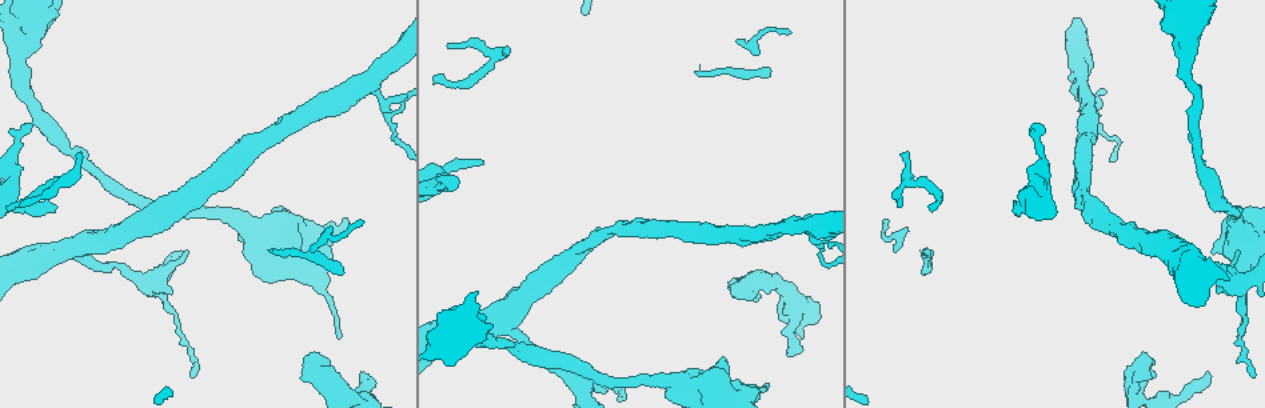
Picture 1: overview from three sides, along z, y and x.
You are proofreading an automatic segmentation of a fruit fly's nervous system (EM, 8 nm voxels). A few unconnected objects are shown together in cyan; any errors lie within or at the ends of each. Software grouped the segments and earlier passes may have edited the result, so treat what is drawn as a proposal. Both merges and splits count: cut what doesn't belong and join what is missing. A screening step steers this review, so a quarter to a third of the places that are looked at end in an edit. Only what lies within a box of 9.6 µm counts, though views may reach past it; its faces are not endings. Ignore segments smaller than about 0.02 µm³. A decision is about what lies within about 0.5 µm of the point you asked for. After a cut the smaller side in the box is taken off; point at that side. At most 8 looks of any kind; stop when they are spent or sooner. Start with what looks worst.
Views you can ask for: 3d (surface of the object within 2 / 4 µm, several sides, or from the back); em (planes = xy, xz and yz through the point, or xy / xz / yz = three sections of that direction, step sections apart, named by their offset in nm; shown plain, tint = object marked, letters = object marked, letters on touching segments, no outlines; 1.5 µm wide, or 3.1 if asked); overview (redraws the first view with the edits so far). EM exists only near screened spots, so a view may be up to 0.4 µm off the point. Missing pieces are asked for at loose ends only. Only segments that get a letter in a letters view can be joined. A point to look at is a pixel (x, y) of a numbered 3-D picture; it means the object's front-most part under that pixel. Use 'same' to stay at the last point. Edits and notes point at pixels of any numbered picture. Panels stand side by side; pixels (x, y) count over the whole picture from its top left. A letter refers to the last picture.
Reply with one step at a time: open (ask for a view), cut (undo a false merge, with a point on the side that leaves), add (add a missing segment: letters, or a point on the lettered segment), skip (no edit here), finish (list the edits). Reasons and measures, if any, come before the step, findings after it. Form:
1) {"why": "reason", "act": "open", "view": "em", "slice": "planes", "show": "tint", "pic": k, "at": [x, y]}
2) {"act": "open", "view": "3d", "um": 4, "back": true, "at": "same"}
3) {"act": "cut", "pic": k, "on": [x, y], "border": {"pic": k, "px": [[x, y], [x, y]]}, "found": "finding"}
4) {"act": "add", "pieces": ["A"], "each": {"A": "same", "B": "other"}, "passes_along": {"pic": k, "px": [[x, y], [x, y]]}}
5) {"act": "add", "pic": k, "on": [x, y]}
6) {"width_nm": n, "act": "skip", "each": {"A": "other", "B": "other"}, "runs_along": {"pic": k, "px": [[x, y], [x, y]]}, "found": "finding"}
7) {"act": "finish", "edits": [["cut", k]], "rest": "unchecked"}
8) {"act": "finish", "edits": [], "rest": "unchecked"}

{"why": "an open end", "act": "open", "view": "3d", "um": 4, "pic": 1, "at": [480, 163]}

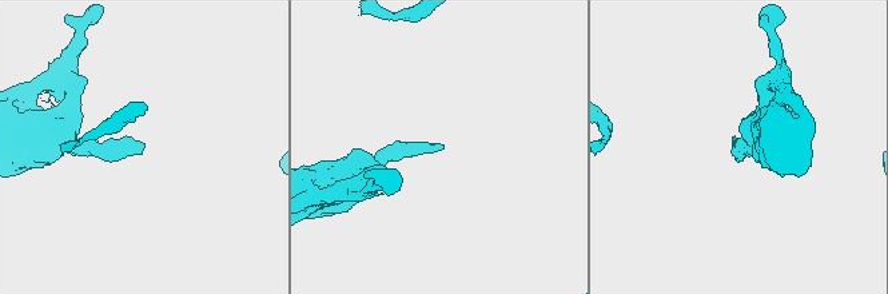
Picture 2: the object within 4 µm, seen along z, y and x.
{"why": "now the EM", "act": "open", "view": "em", "slice": "xy", "step": 8, "show": "tint", "pic": 2, "at": [438, 147]}

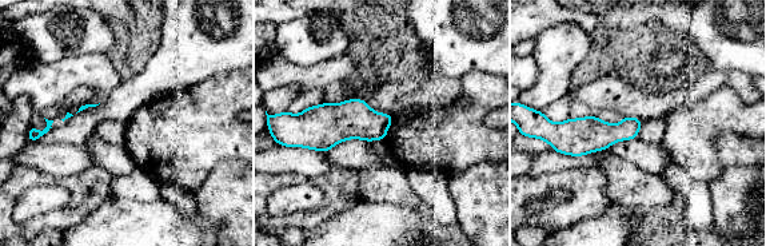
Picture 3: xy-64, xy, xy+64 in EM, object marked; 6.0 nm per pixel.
{"act": "open", "view": "em", "slice": "planes", "show": "letters", "at": "same"}

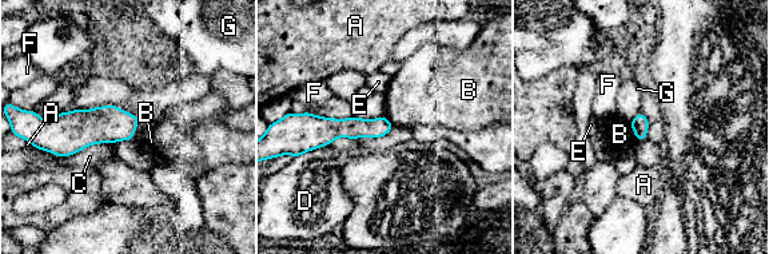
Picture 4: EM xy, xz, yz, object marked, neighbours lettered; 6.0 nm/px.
{"act": "skip", "each": {"A": "other", "B": "other", "C": "other", "D": "other", "E": "other", "F": "other", "G": "other"}, "runs_along": {"pic": 4, "px": [[305, 120], [314, 127], [389, 126]]}, "found": "none of them fits"}

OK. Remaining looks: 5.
{"why": "an open end", "act": "open", "view": "3d", "um": 2, "back": true, "pic": 1, "at": [1207, 371]}

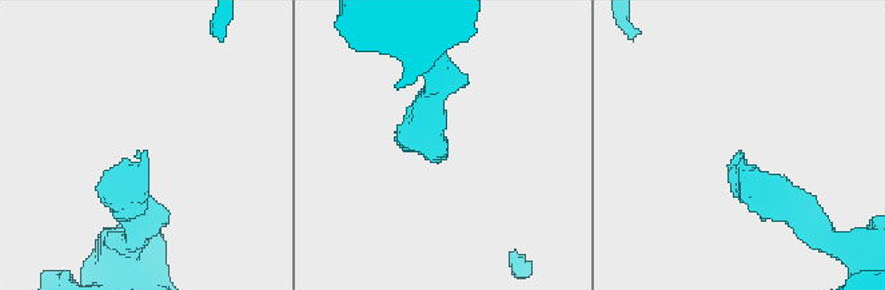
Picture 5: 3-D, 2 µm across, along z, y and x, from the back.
{"why": "need the tissue", "act": "open", "view": "em", "slice": "planes", "show": "letters", "pic": 5, "at": [147, 156]}

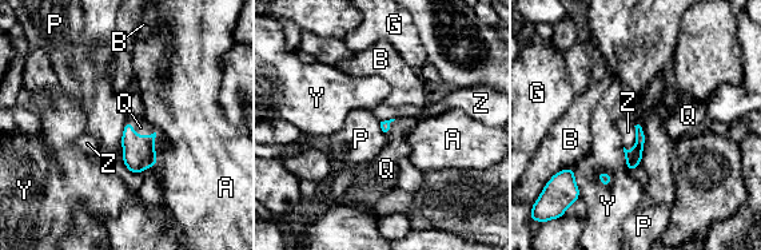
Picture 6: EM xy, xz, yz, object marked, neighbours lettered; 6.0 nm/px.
{"act": "add", "pieces": ["Q"], "each": {"A": "other", "B": "other", "G": "other", "P": "other", "Q": "same", "Y": "other", "Z": "other"}, "passes_along": {"pic": 6, "px": [[139, 153], [139, 135], [140, 127]]}, "found": "the neuron continues"}

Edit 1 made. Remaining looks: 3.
{"act": "finish", "edits": [["add", 6]], "rest": "unchecked"}

